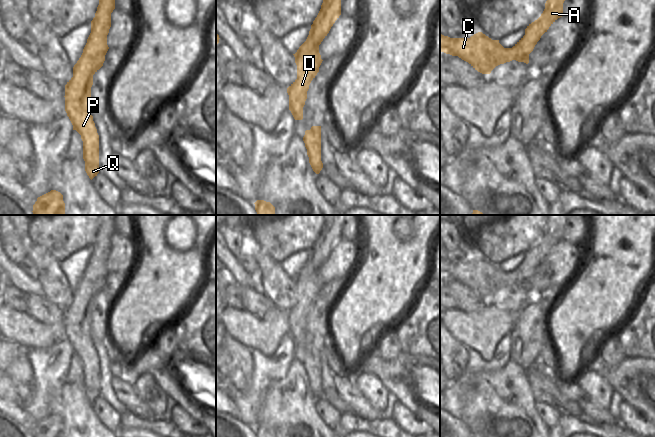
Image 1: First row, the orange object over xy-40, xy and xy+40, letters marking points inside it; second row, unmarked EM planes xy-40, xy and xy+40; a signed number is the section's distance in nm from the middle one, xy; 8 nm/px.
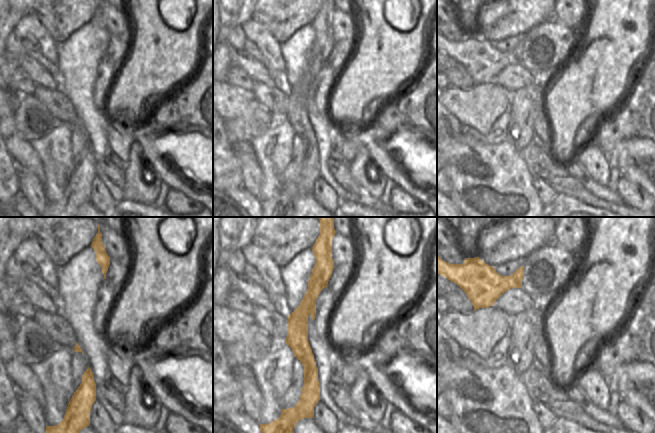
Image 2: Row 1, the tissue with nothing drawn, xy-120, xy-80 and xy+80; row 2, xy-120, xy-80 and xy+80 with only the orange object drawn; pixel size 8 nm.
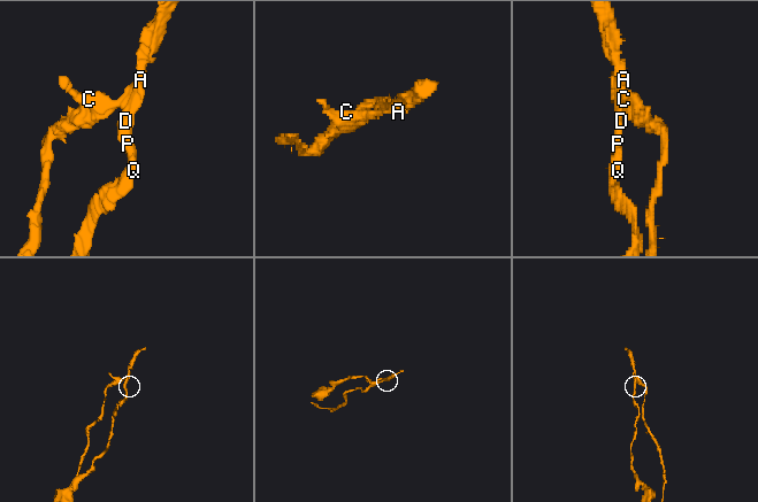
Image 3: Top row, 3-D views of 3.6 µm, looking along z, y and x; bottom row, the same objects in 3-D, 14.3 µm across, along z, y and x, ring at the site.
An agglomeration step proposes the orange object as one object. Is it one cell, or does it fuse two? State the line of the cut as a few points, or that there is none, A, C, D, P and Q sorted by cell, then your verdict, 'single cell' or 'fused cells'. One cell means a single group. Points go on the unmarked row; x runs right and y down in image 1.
xy (313, 247), (314, 251), (311, 262), (304, 272), (296, 278) | A D P Q / C | fused cells

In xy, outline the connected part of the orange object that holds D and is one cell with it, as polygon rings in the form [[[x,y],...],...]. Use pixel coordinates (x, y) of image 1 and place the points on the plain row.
[[[323,215],[323,227],[317,241],[313,245],[313,248],[315,249],[313,259],[300,278],[293,278],[297,289],[297,303],[287,312],[287,317],[289,319],[289,334],[295,344],[303,343],[303,331],[307,323],[309,309],[319,296],[319,291],[323,285],[319,277],[319,269],[341,239],[341,224],[337,215]]]

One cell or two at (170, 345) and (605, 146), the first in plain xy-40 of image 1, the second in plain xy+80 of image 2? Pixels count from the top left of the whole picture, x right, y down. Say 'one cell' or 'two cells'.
one cell

